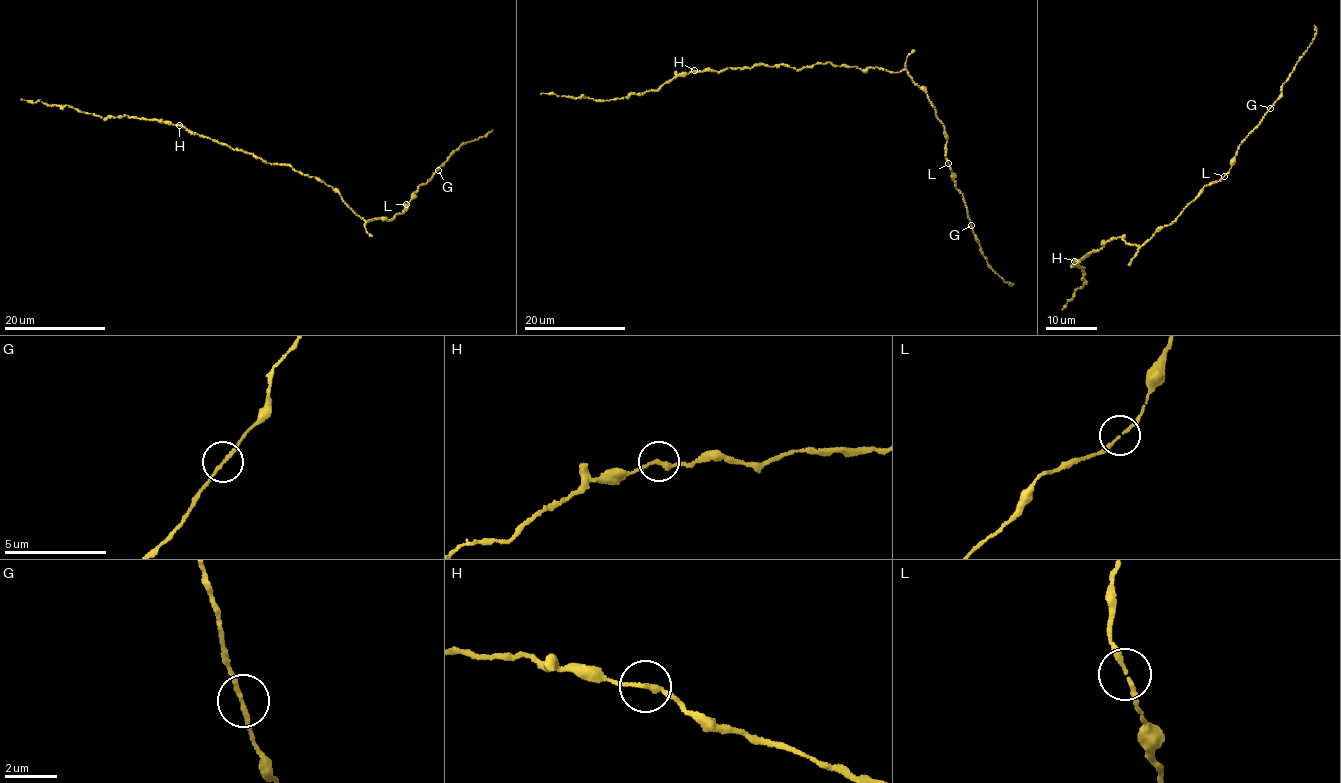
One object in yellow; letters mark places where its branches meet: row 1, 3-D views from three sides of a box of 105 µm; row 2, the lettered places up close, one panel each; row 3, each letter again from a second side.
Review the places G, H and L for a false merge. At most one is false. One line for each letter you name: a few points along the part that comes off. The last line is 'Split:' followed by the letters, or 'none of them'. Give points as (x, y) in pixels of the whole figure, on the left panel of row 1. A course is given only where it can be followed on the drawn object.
Split: none of them

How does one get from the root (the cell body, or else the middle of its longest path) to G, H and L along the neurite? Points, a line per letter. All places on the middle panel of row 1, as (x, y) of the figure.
G: (863, 69), (907, 70), (925, 90), (944, 129), (950, 175), (963, 195), (971, 225)
H: (863, 69), (826, 62), (798, 69), (756, 63), (750, 68), (728, 67), (719, 71), (694, 70)
L: (863, 69), (873, 67), (895, 73), (907, 70), (913, 81), (925, 90), (941, 121), (948, 164)

